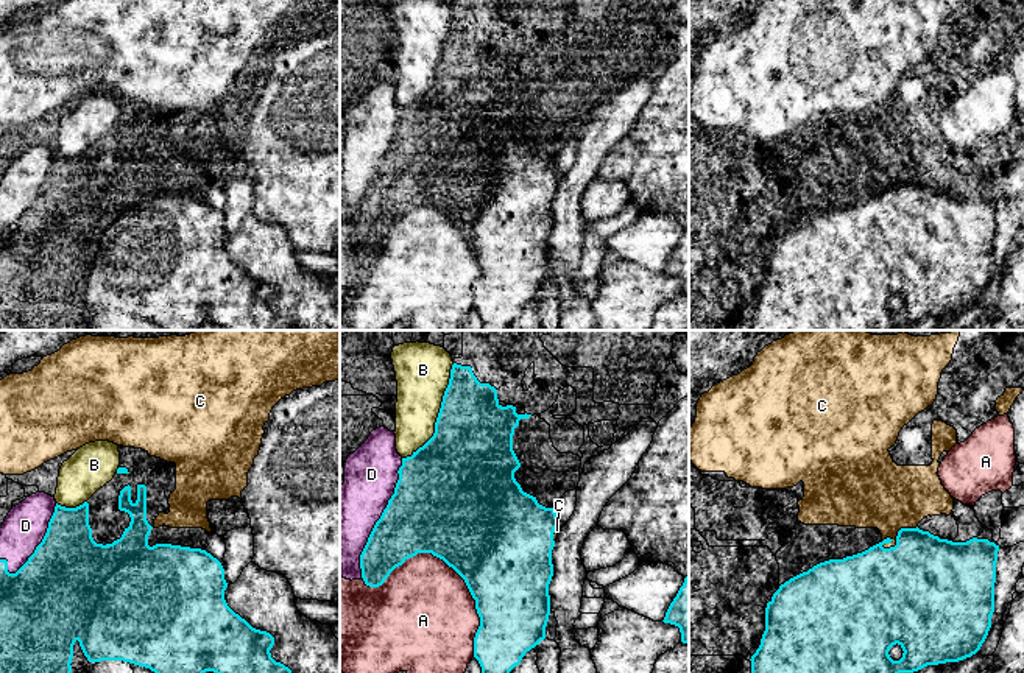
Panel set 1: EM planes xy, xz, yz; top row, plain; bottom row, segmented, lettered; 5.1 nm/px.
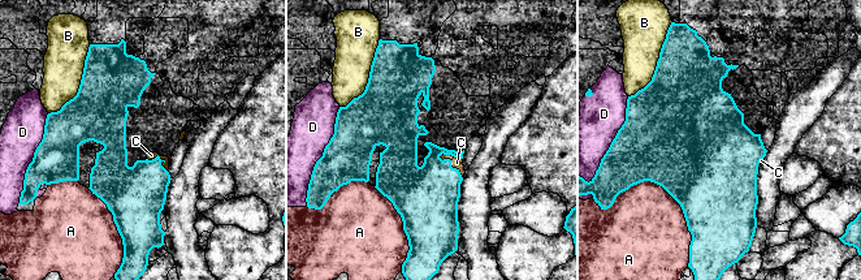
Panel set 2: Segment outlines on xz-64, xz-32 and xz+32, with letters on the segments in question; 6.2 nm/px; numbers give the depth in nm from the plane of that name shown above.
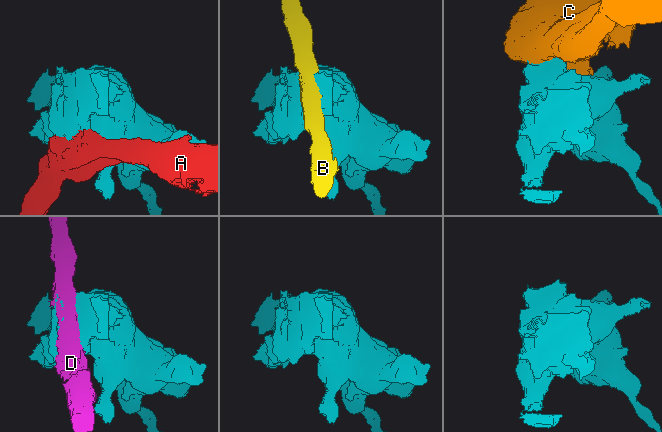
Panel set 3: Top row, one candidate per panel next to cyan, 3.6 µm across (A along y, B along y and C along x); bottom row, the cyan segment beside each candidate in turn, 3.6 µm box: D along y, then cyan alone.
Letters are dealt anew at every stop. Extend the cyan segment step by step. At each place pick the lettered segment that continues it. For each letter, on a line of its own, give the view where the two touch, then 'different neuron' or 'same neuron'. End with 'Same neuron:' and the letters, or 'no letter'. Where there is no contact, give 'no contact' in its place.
A: contact in xz; different neuron
B: contact in xz; different neuron
C: contact in yz; different neuron
D: contact in xz; different neuron
Same neuron: no letter

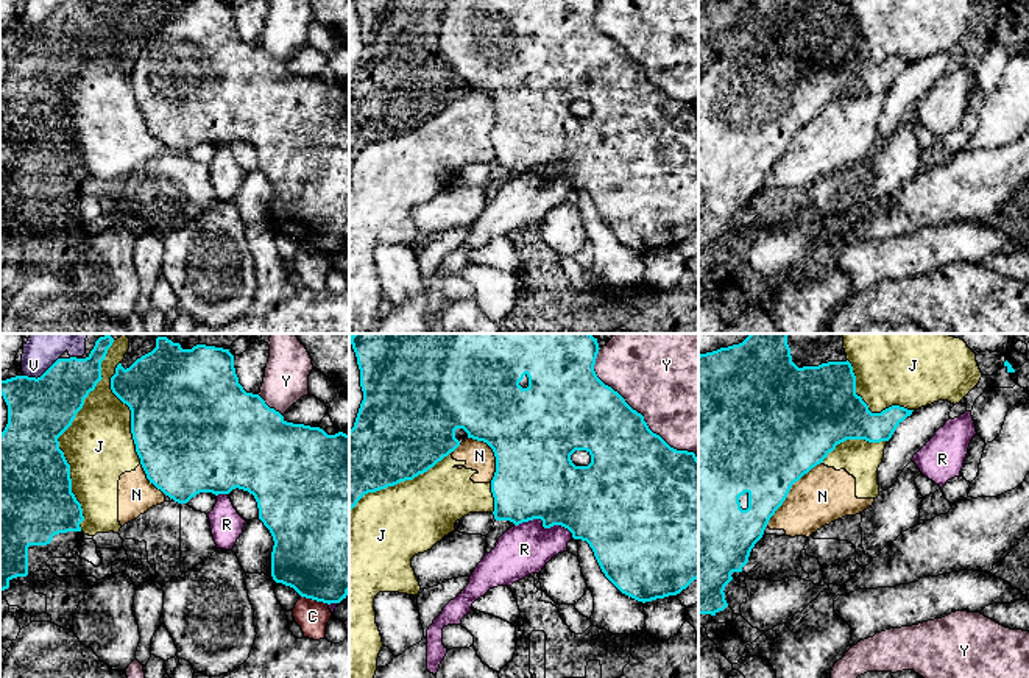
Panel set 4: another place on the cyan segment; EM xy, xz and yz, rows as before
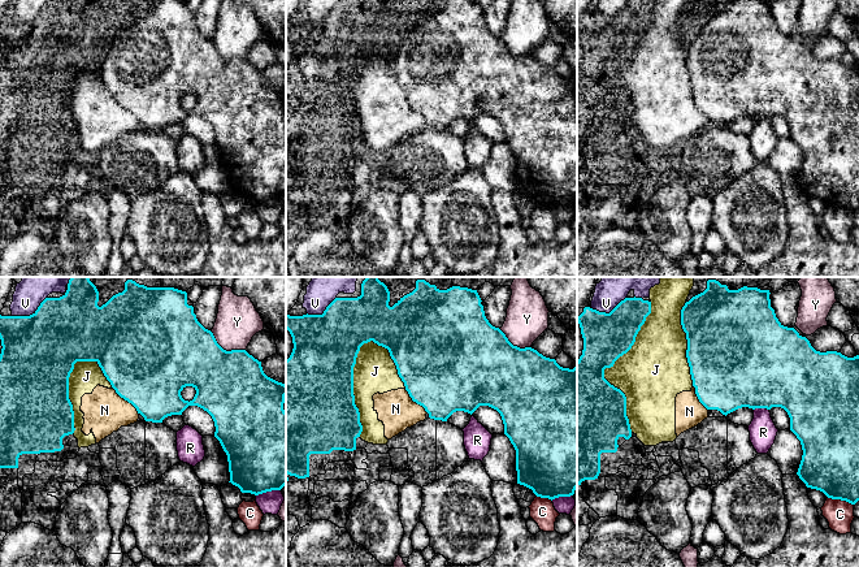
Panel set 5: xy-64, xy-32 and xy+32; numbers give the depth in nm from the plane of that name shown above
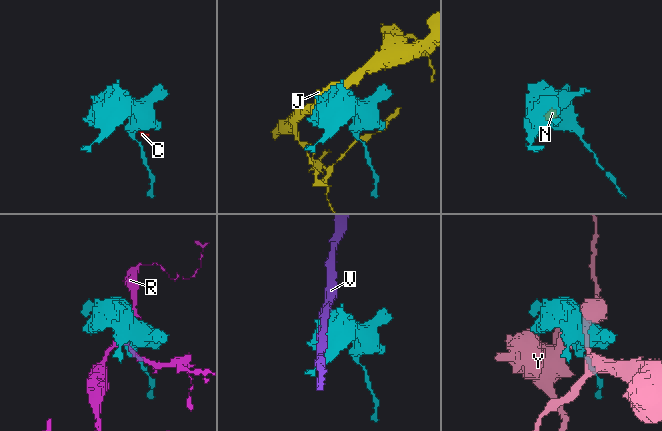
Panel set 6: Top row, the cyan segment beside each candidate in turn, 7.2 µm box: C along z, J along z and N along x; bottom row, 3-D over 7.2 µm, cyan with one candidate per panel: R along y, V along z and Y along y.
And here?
C: contact in xy; different neuron
J: contact in xy; different neuron
N: contact in yz; different neuron
R: contact in xz; different neuron
V: contact in xy; different neuron
Y: contact in xz; different neuron
Same neuron: no letter

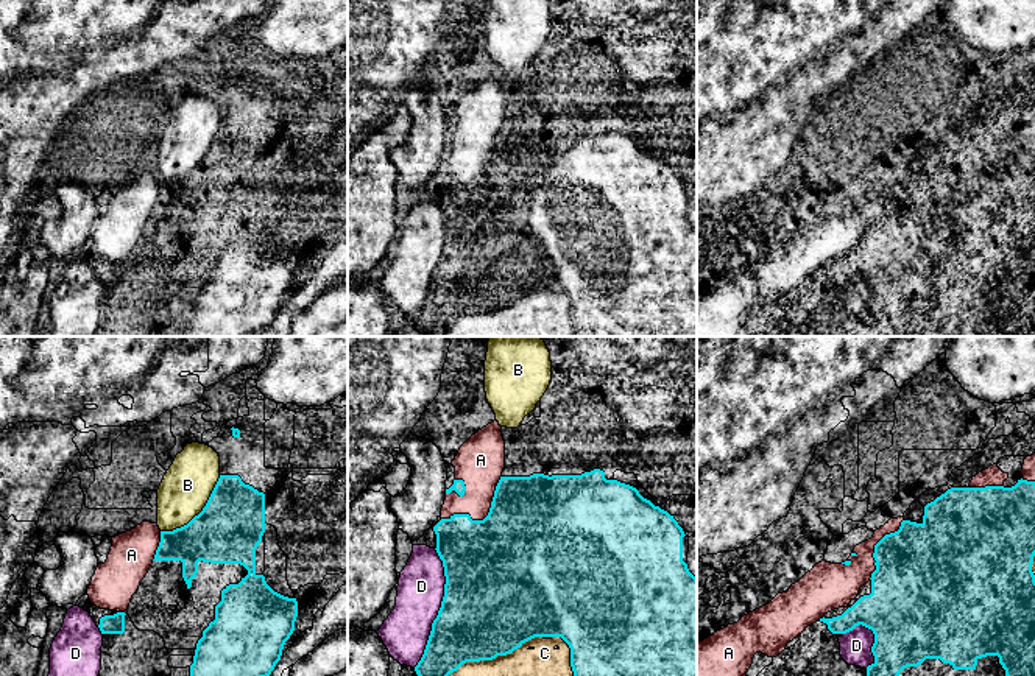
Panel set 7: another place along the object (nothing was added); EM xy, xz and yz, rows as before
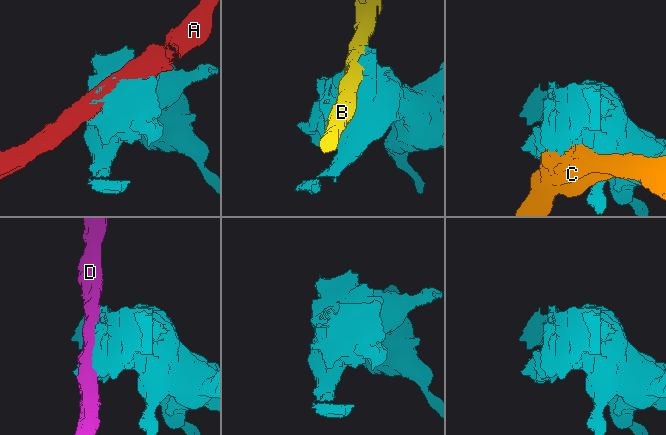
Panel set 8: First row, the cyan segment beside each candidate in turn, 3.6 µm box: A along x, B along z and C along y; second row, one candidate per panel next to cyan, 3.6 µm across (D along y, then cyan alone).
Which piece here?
A: contact in xz; different neuron
B: contact in xy; different neuron
C: contact in xz; different neuron
D: contact in xz; different neuron
Same neuron: no letter

